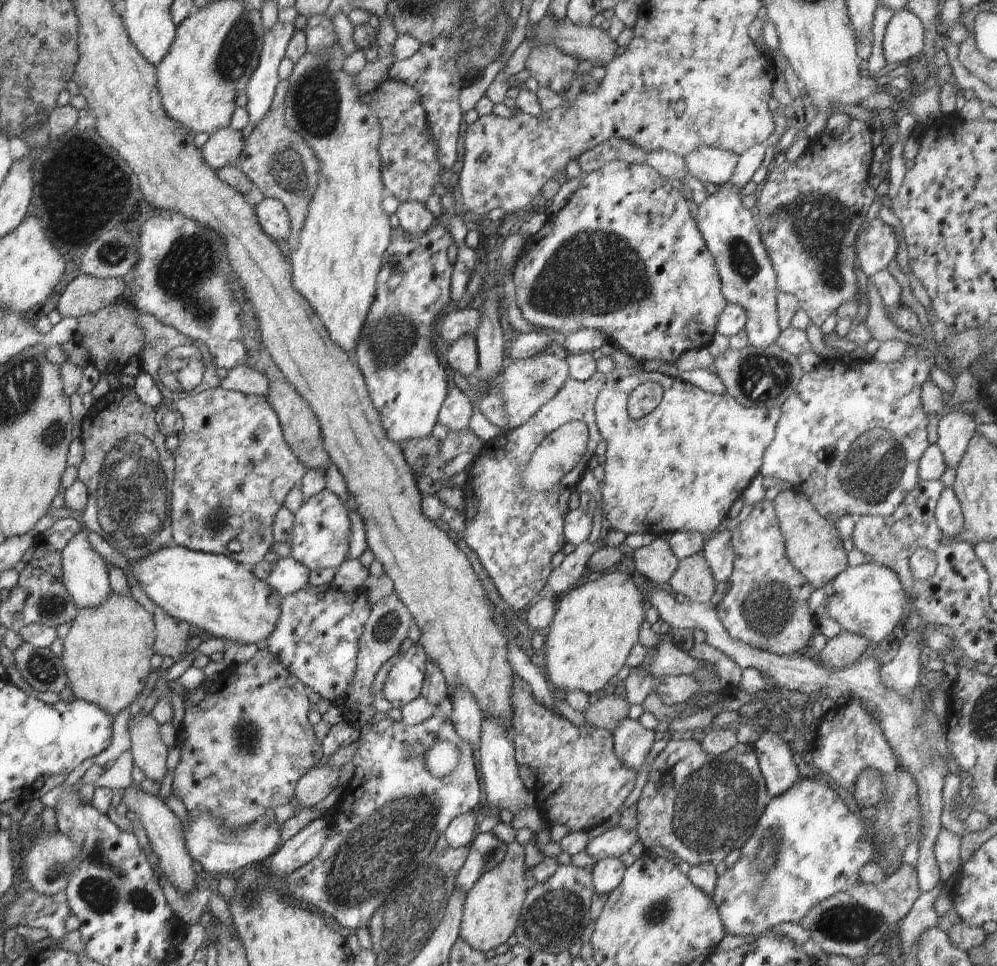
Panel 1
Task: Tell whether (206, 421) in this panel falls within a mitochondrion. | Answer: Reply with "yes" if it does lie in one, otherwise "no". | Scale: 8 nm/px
no

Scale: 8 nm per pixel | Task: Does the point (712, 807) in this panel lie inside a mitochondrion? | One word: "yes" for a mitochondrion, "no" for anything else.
yes

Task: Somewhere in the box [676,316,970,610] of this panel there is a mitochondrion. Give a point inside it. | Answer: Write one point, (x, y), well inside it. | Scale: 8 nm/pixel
(872, 466)

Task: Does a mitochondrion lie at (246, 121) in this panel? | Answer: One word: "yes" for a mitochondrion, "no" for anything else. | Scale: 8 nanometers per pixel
no

